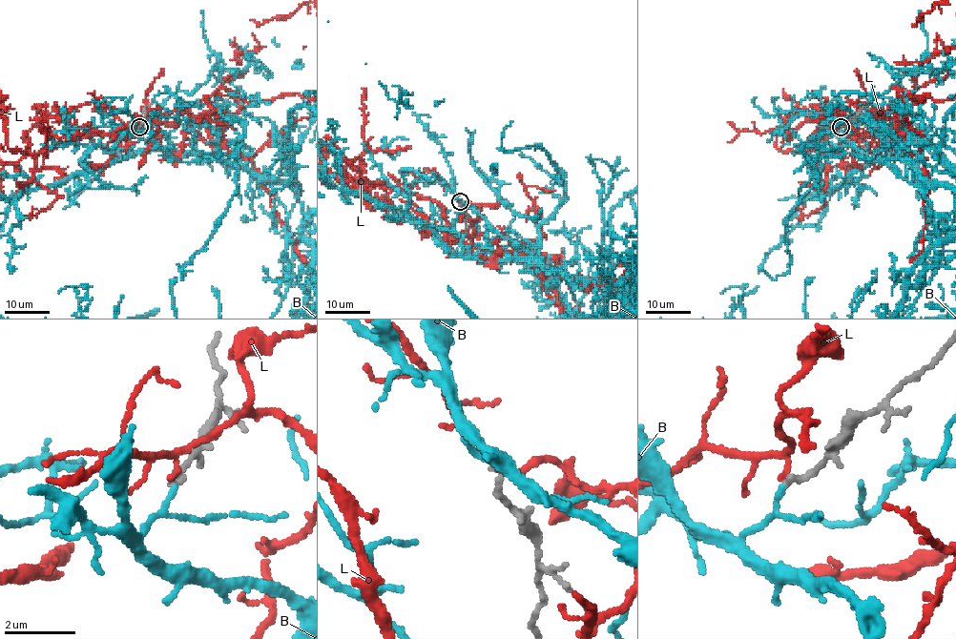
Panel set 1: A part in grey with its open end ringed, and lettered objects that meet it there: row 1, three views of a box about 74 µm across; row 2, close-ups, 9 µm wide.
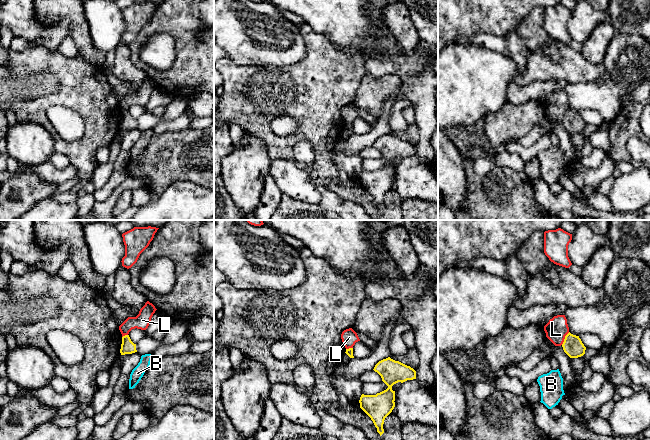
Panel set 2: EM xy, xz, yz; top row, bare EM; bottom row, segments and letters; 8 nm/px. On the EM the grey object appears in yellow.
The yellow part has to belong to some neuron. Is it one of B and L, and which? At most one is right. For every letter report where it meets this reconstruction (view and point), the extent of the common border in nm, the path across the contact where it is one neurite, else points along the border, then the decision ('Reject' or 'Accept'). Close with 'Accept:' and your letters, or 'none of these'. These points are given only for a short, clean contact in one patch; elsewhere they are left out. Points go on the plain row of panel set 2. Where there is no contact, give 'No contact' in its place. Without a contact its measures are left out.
B: No contact. Accept
L: Touches yellow at yz (565, 114). Shared border 120 nm. Boundary: yz (569, 108), (561, 120). Reject
Accept: B

